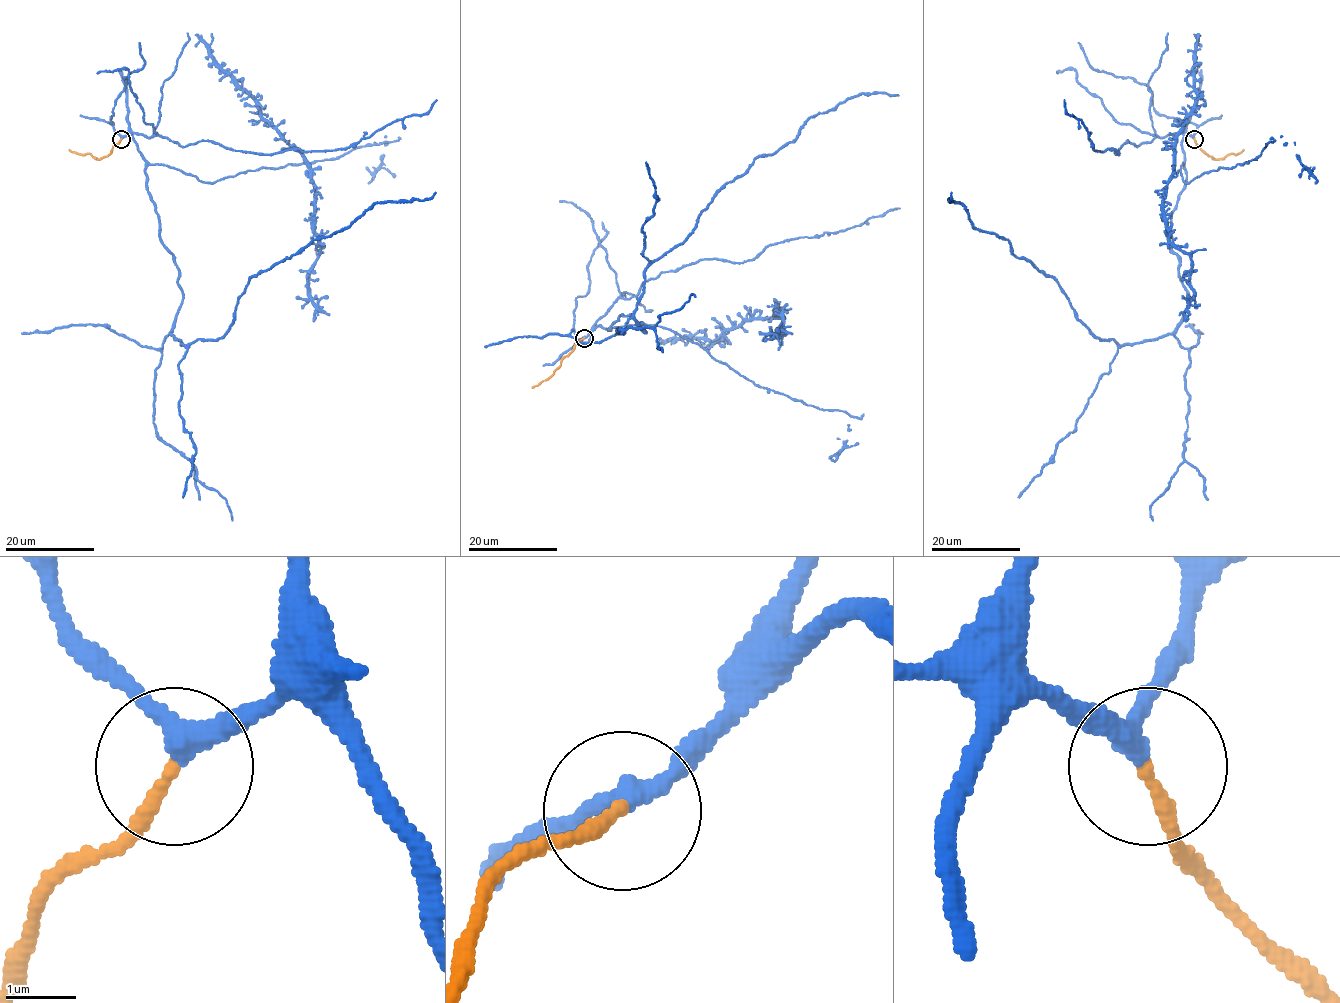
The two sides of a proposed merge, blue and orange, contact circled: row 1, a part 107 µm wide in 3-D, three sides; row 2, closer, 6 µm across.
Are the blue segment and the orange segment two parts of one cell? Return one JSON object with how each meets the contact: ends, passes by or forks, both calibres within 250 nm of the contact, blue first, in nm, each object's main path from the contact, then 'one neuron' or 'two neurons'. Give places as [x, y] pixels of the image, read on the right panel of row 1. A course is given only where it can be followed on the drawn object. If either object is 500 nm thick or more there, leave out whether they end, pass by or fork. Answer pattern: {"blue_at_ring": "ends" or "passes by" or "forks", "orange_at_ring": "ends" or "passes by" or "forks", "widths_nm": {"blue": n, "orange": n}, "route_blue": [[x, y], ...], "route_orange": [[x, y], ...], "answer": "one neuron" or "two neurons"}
{"blue_at_ring": "passes by", "orange_at_ring": "ends", "widths_nm": {"blue": 280, "orange": 200}, "route_blue": [[1193, 139], [1171, 217], [1188, 305], [1148, 340], [1099, 339], [952, 192]], "route_orange": [[1194, 139], [1215, 159], [1223, 159], [1230, 153], [1238, 154], [1243, 149]], "answer": "one neuron"}

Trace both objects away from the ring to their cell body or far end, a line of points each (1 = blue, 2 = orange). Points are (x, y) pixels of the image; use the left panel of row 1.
1: (121, 139), (146, 162), (183, 295), (170, 332), (185, 345), (219, 339), (252, 277), (376, 202), (435, 192)
2: (121, 139), (107, 155), (99, 159), (69, 149)

